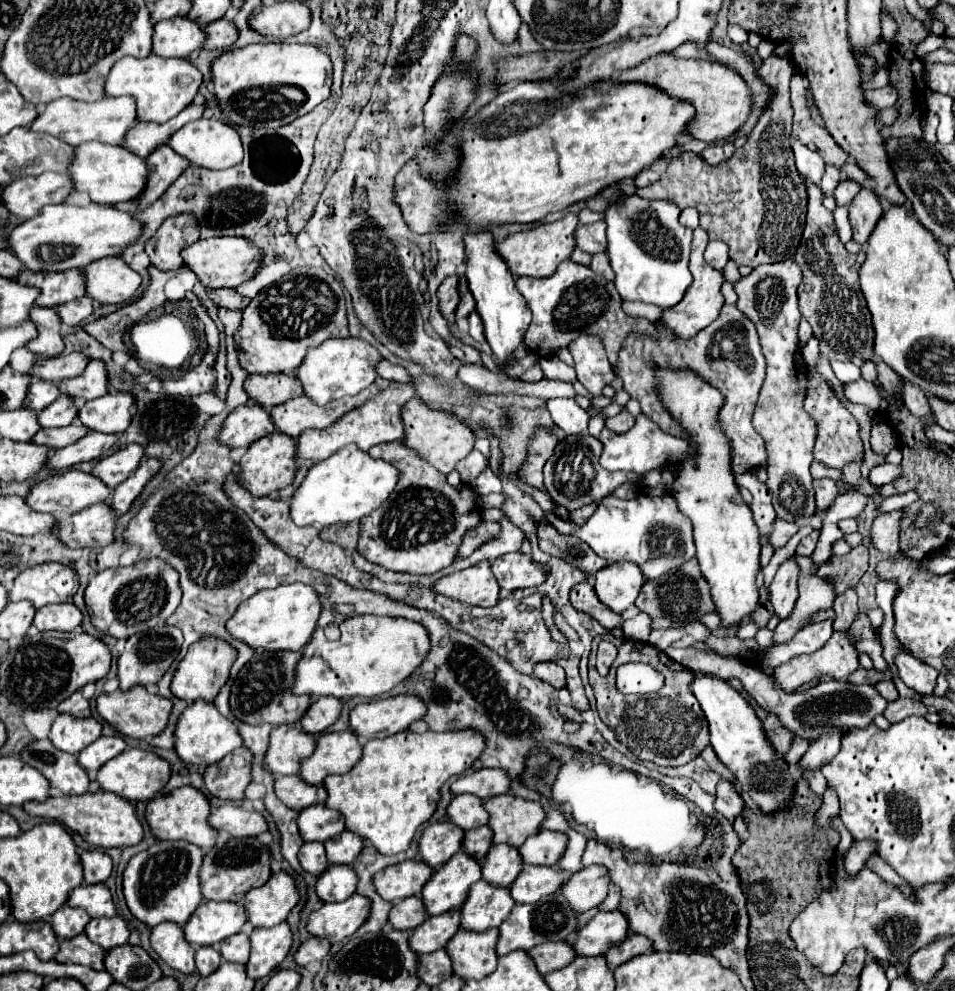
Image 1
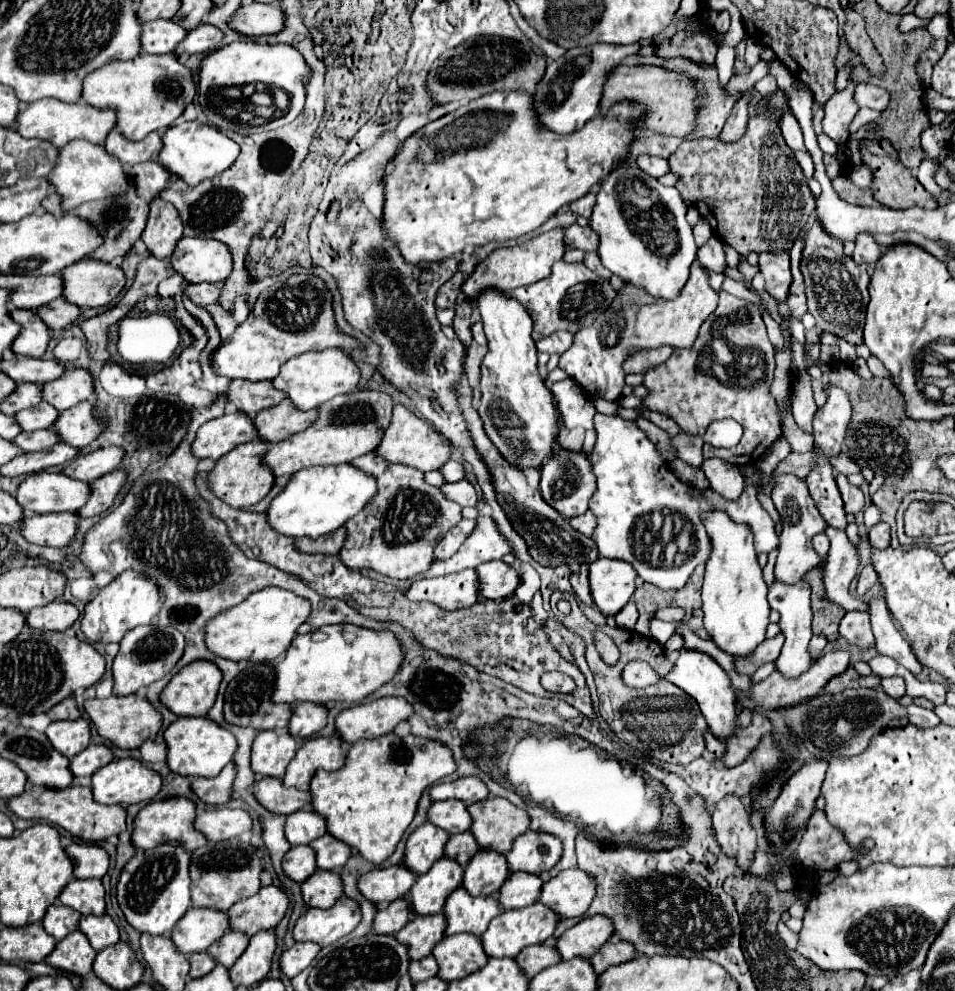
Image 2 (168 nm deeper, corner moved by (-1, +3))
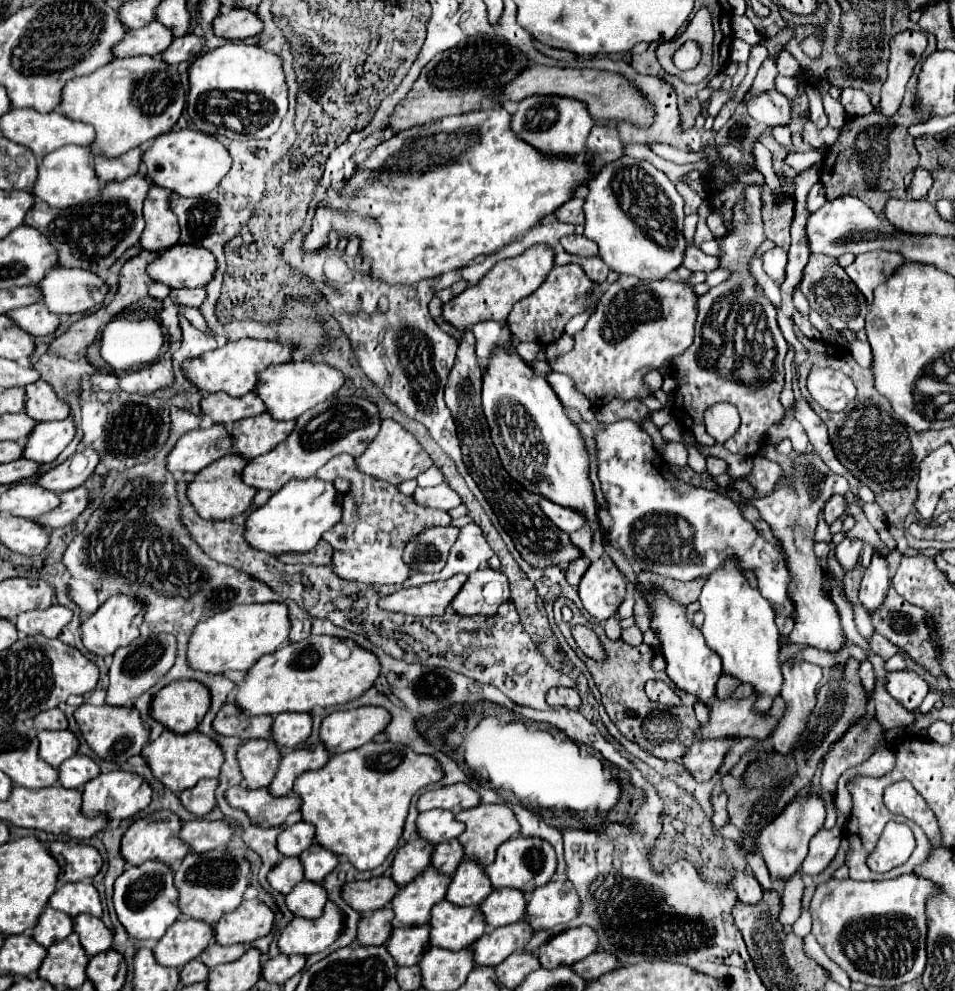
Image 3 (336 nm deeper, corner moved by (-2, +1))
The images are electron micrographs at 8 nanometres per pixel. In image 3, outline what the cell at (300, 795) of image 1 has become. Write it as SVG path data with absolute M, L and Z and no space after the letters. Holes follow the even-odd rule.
M230 787L226 791L226 799L232 807L244 809L250 819L260 827L276 827L286 821L286 817L300 809L302 799L294 795L274 797L266 787L262 789L246 789L246 787Z

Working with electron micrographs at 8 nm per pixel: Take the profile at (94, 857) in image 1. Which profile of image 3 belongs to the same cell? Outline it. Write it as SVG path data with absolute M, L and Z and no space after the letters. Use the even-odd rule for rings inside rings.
M56 841L50 847L50 853L60 865L60 881L88 881L98 875L102 869L102 857L92 845L78 841Z

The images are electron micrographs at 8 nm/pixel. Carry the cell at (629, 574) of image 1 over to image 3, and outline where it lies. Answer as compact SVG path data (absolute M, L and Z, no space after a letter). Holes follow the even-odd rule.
M604 553L598 561L592 561L578 585L580 599L586 611L598 621L612 617L626 593L626 579L614 561Z

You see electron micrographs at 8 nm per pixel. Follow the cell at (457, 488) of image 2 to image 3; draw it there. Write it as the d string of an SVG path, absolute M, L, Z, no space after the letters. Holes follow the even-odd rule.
M442 483L438 487L416 487L416 493L414 493L414 499L418 503L424 503L424 505L430 505L430 507L440 507L444 511L452 509L452 507L458 507L462 505L462 499L458 497L458 493L454 493L450 489L450 485Z

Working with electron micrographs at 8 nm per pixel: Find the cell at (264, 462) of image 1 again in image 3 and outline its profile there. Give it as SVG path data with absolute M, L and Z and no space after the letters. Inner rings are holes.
M230 453L208 467L204 467L188 485L188 499L196 507L198 515L206 519L232 519L242 515L254 501L256 489L242 481L242 471L246 467L246 459L238 453Z

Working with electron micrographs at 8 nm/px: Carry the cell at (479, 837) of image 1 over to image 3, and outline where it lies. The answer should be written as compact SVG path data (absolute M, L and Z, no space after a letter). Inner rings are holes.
M450 839L450 841L434 847L432 867L436 867L440 873L452 875L458 869L462 859L464 859L464 847L460 845L458 839Z

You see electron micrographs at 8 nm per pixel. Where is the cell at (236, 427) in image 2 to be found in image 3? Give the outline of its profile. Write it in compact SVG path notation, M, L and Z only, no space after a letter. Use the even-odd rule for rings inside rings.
M214 423L182 435L168 455L166 469L170 473L198 473L206 465L228 455L232 449L234 439L226 425Z

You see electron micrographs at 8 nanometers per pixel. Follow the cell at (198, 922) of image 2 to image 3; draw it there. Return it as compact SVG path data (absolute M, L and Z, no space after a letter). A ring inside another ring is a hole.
M182 917L158 941L158 945L154 947L154 955L160 965L180 969L188 961L196 959L212 939L214 927L210 923Z

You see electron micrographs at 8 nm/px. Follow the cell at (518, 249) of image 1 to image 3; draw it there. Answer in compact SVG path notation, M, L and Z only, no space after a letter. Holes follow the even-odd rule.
M534 245L518 257L502 259L476 285L470 285L458 297L444 303L442 319L452 323L460 331L470 329L478 321L484 321L484 319L494 319L494 321L506 323L506 317L508 317L512 305L516 301L520 301L522 297L534 293L544 283L544 279L552 271L552 267L554 267L554 251L548 245Z

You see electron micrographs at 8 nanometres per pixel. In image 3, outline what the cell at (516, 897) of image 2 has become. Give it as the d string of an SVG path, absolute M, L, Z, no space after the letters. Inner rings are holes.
M498 889L492 891L484 903L480 905L480 911L486 915L486 923L492 927L510 925L524 917L528 899L524 891L520 889Z

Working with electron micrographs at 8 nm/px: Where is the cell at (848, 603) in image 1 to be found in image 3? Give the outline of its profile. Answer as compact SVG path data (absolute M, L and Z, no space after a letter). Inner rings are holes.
M874 633L874 635L868 639L868 645L870 645L870 651L876 653L876 655L880 655L882 659L890 659L894 653L898 653L898 647L892 645L886 637L882 637L882 635L878 635L878 633Z

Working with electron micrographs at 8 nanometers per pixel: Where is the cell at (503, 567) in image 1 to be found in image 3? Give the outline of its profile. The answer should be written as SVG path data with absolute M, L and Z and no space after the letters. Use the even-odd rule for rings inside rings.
M486 567L468 575L466 585L452 601L452 607L462 615L494 615L504 599L510 599L506 575Z

